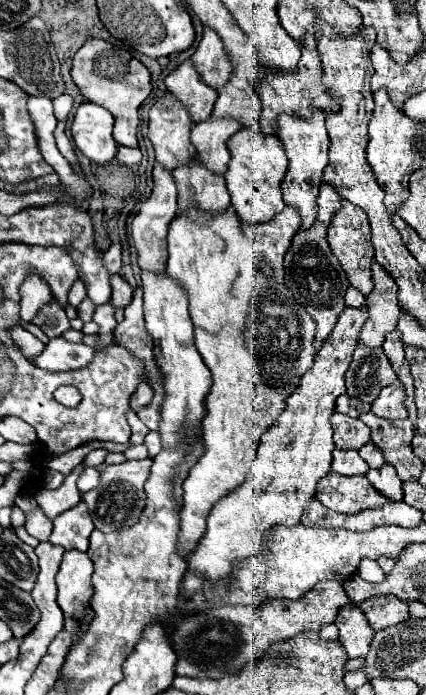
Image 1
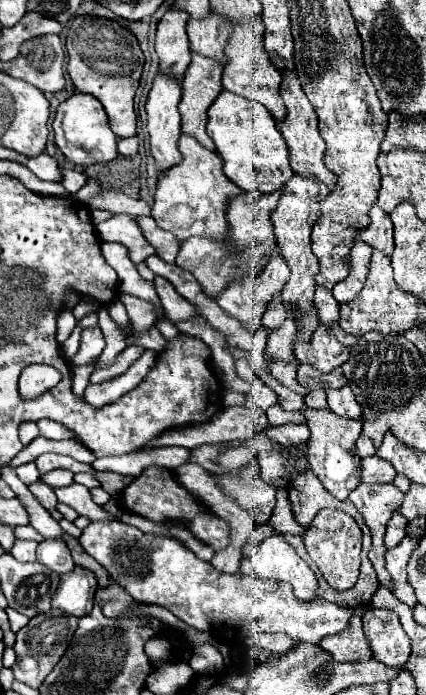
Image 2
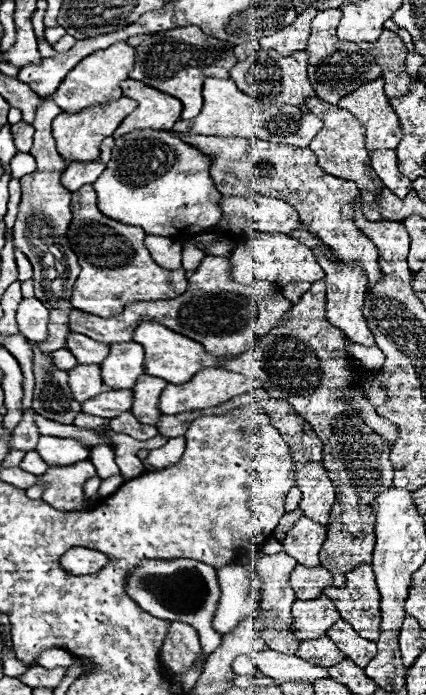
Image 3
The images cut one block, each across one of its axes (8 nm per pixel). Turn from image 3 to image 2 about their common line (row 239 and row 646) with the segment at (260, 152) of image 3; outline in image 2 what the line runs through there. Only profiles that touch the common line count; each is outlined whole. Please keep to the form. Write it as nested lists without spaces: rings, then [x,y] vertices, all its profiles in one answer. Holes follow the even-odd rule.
[[[352,616],[348,628],[344,628],[342,632],[338,632],[334,636],[326,636],[326,640],[322,640],[320,646],[326,652],[330,652],[334,660],[340,660],[340,662],[370,660],[372,658],[372,650],[366,644],[360,616]]]

